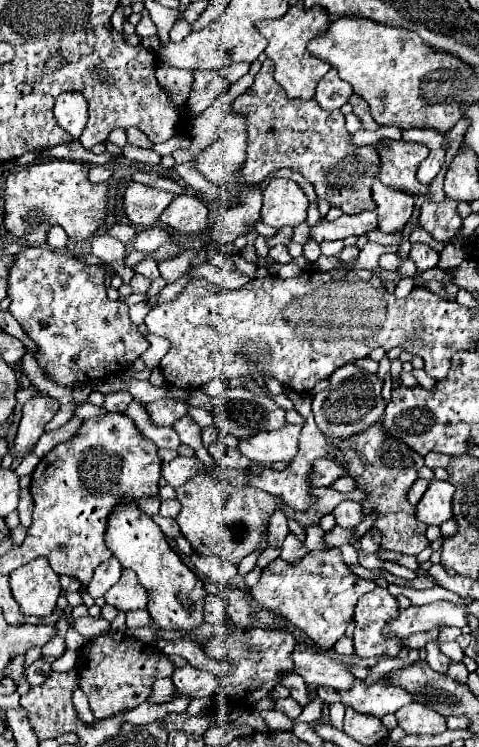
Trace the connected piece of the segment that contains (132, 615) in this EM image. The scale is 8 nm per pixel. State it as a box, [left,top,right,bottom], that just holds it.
[126,610,150,628]

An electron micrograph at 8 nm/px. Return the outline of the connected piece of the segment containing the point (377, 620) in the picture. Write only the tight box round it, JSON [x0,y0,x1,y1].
[354,586,400,658]

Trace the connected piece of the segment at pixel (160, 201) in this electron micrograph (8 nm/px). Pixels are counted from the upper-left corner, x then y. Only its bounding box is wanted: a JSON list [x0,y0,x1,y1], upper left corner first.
[124,182,176,228]

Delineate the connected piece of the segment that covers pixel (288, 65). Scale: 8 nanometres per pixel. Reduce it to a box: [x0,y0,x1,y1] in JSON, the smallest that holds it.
[256,4,332,100]

